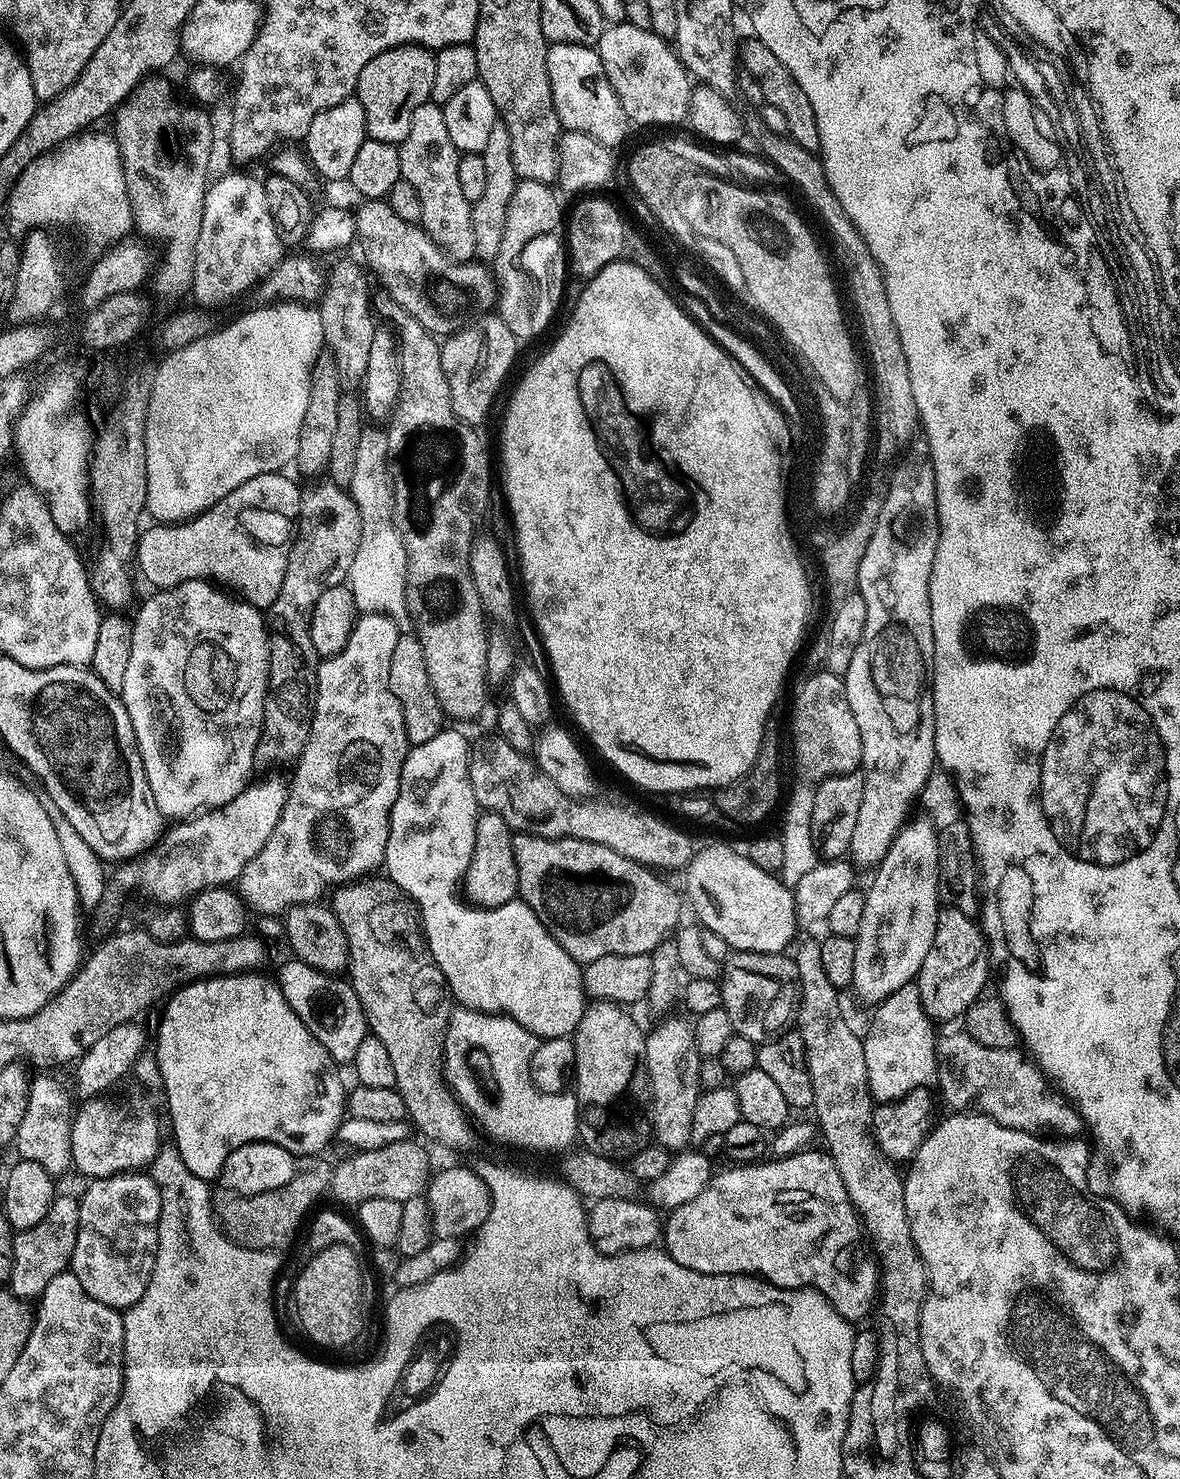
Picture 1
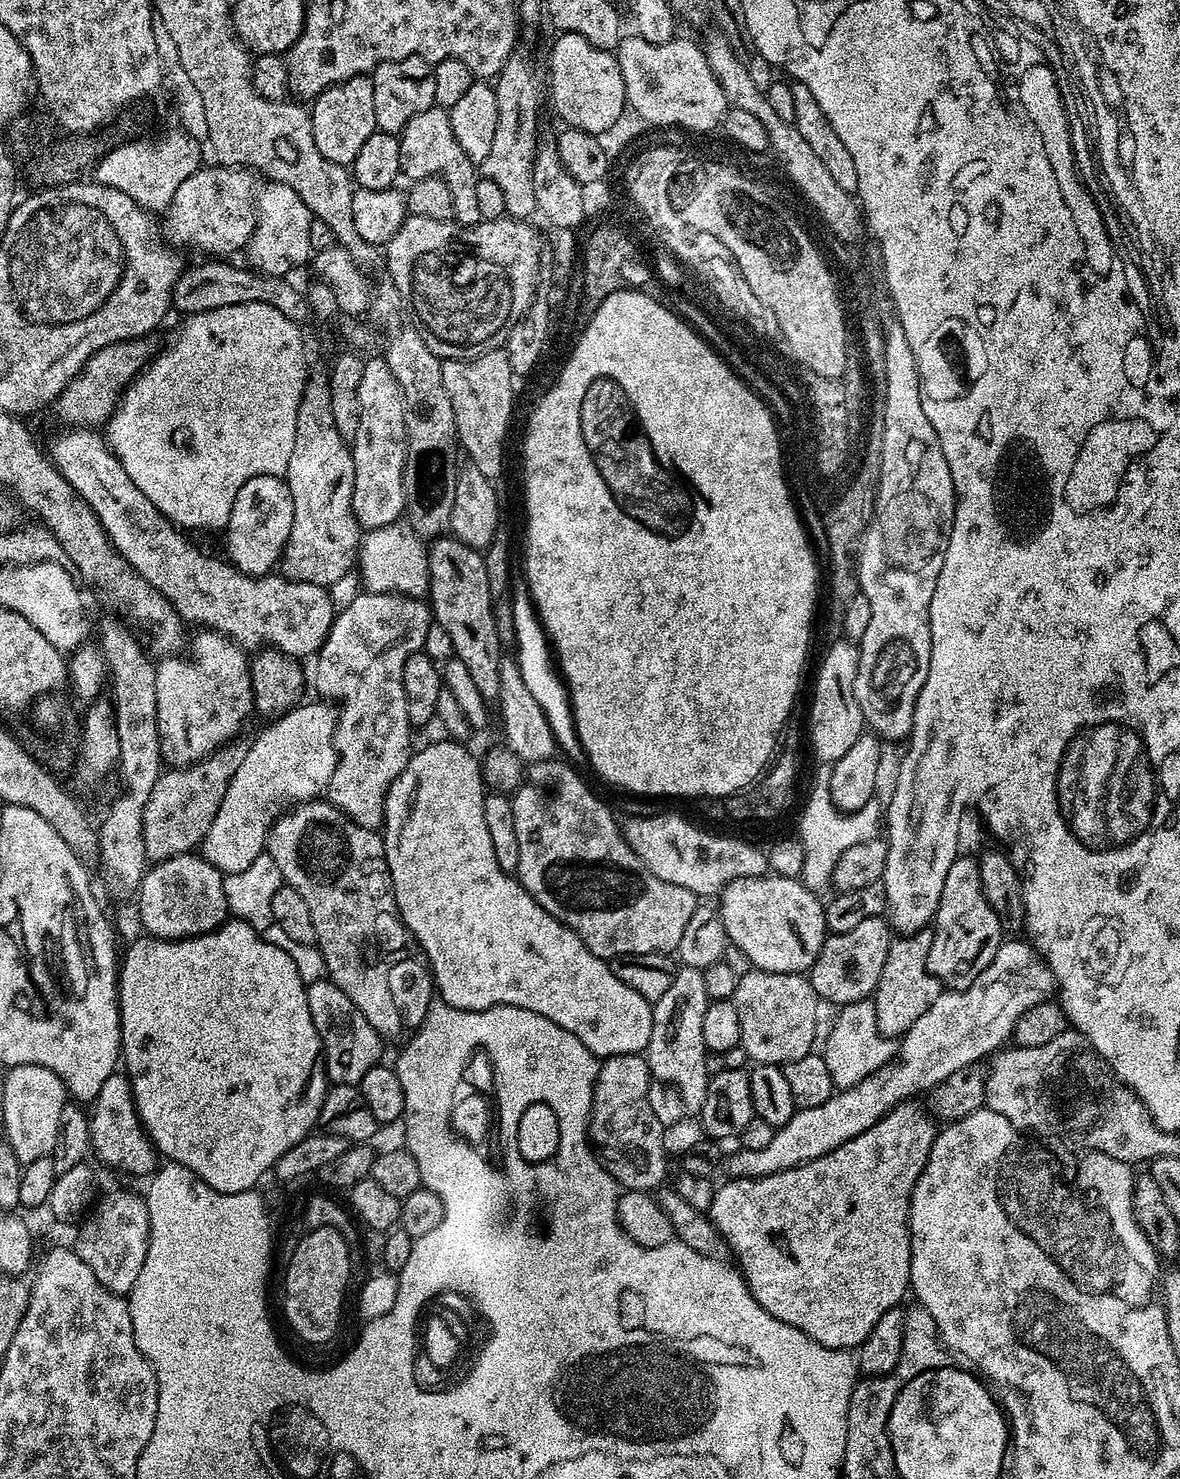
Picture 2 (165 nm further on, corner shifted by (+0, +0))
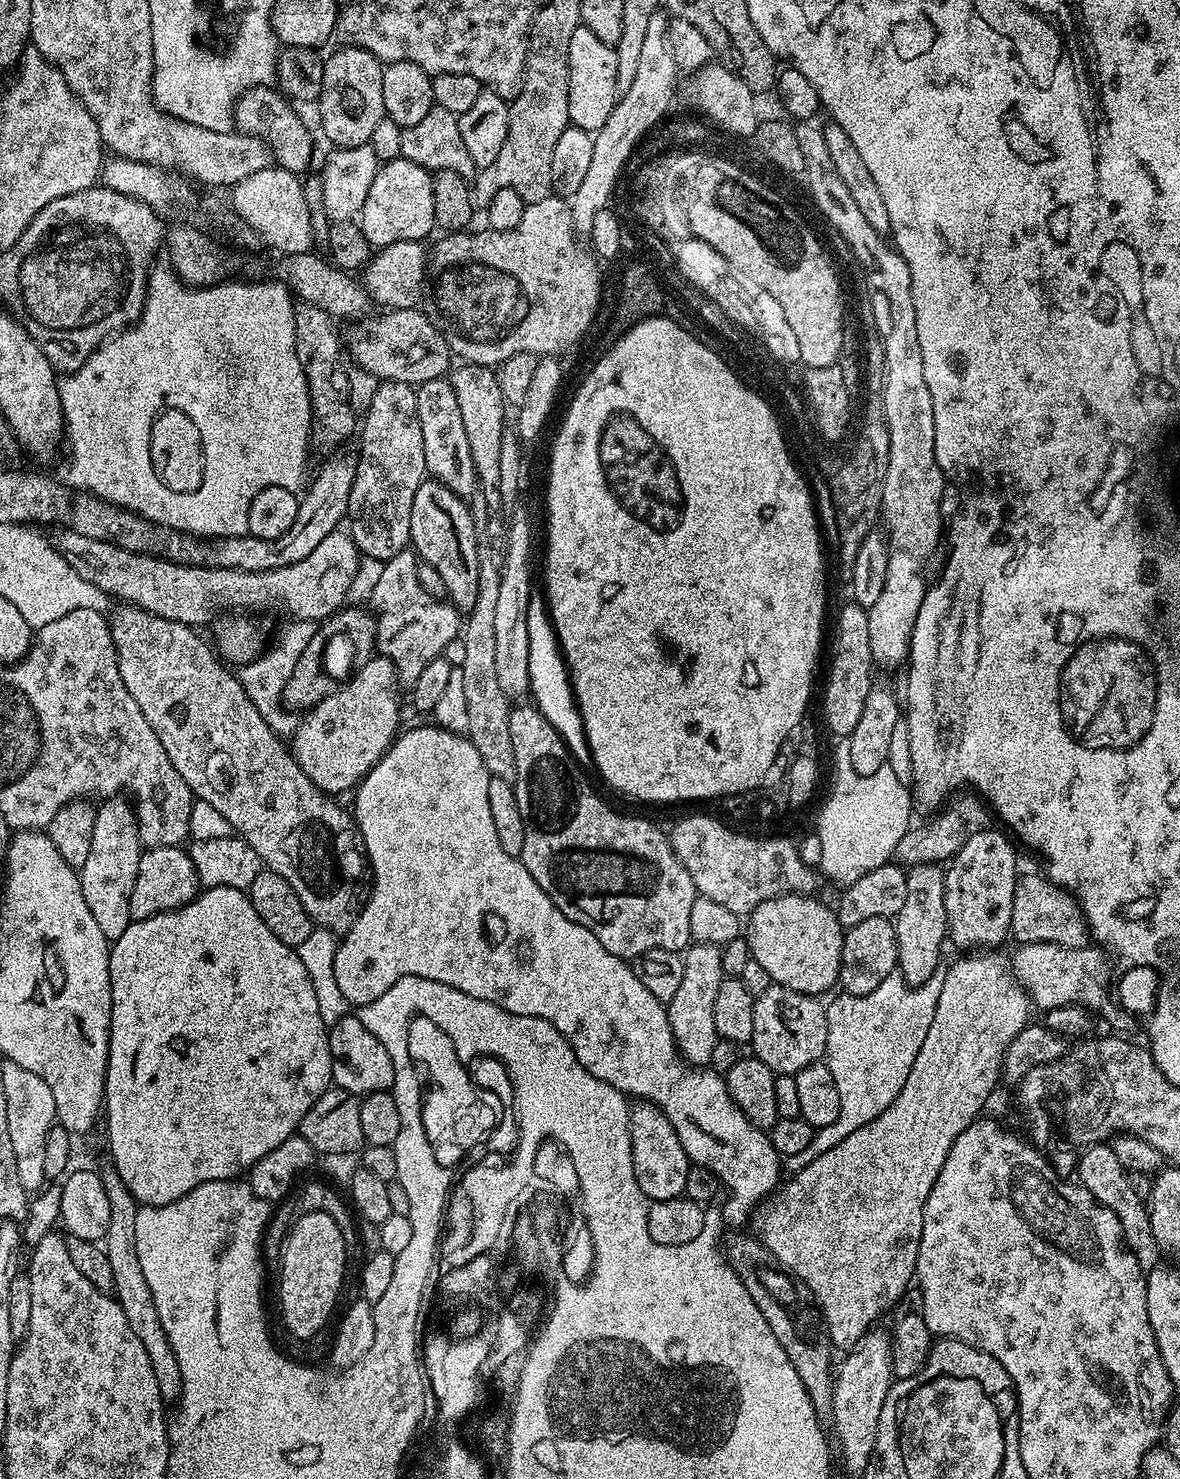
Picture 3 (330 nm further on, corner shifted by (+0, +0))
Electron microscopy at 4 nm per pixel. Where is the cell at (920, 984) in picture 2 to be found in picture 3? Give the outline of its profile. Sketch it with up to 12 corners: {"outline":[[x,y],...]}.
{"outline":[[907,869],[894,918],[899,975],[913,986],[940,966],[948,936],[945,869]]}

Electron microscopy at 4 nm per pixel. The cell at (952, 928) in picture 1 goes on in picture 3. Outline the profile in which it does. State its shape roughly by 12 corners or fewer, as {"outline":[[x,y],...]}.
{"outline":[[971,833],[947,865],[948,936],[988,950],[1009,939],[1013,841]]}

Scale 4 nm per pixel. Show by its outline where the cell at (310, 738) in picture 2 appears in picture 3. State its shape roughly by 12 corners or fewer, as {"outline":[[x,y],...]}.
{"outline":[[373,655],[299,721],[298,766],[355,789],[401,731],[396,667]]}

